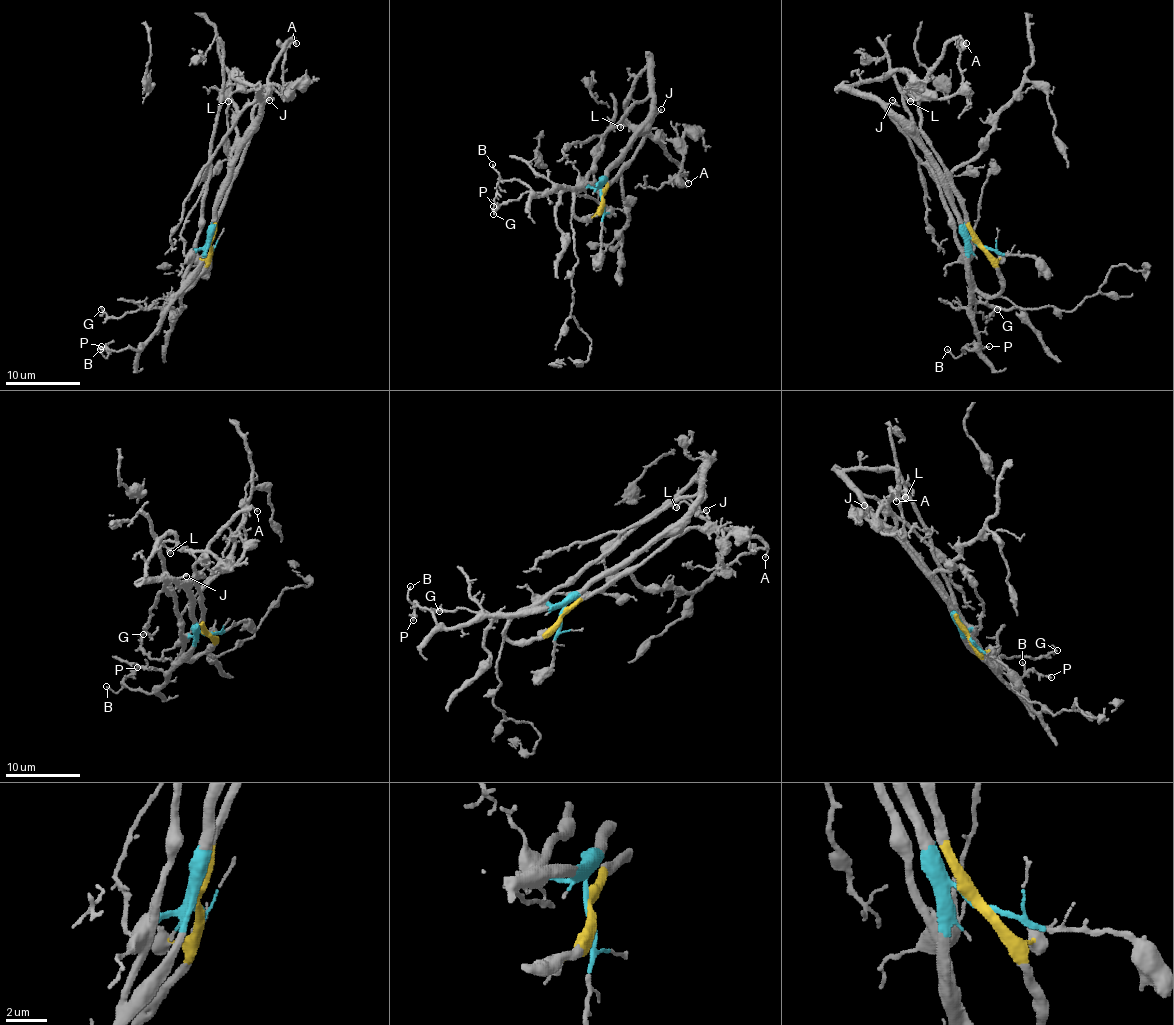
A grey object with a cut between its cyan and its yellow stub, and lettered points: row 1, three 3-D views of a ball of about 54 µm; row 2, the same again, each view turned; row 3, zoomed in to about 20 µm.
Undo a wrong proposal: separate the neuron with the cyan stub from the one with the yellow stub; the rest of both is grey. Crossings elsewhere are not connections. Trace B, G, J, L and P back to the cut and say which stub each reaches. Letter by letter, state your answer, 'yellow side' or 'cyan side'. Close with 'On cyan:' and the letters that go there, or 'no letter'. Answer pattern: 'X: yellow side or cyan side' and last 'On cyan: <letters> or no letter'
B: cyan side
G: cyan side
J: cyan side
L: cyan side
P: cyan side
On cyan: B, G, J, L, P

